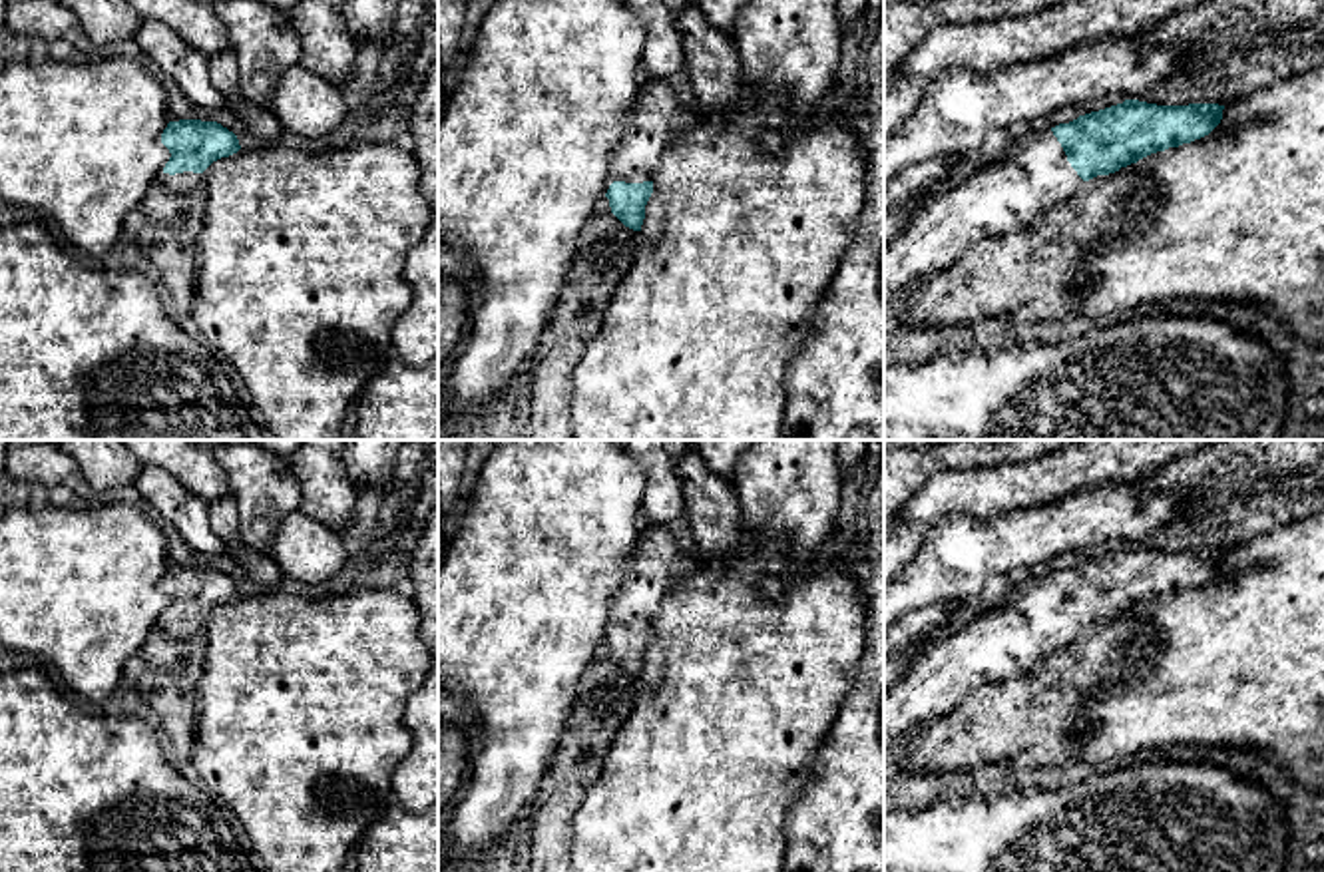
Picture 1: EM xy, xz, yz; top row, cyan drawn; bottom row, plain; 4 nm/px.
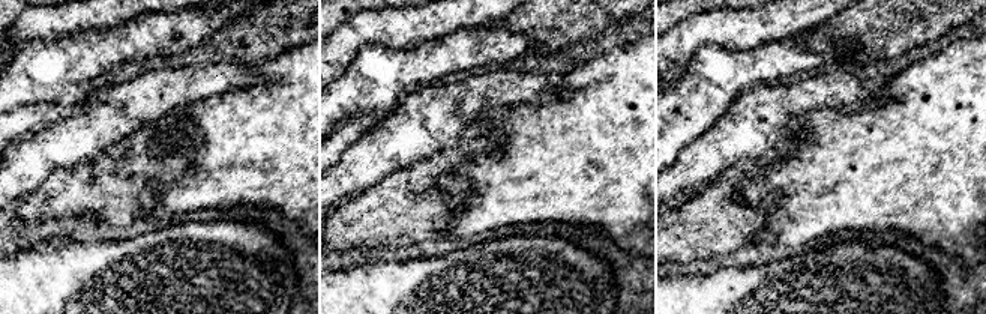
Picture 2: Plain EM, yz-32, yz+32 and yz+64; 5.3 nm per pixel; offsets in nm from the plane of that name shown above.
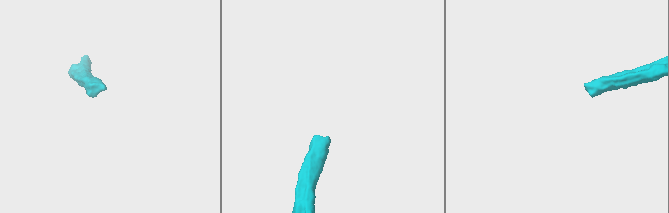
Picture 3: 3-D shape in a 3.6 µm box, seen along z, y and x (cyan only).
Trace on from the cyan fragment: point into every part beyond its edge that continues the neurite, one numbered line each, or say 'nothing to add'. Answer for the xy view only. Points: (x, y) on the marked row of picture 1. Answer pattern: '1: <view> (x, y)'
1: xy (188, 180)

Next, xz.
1: xz (648, 130)

